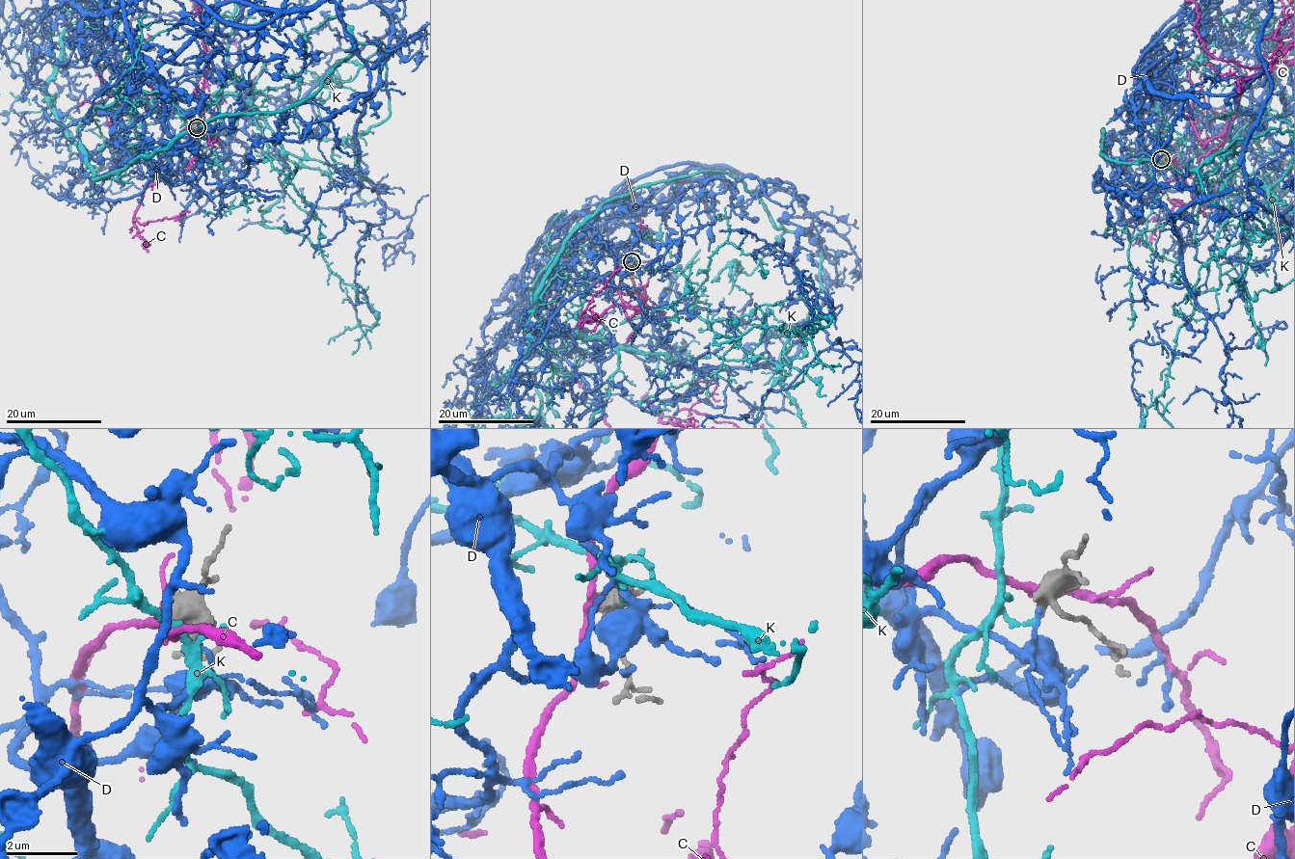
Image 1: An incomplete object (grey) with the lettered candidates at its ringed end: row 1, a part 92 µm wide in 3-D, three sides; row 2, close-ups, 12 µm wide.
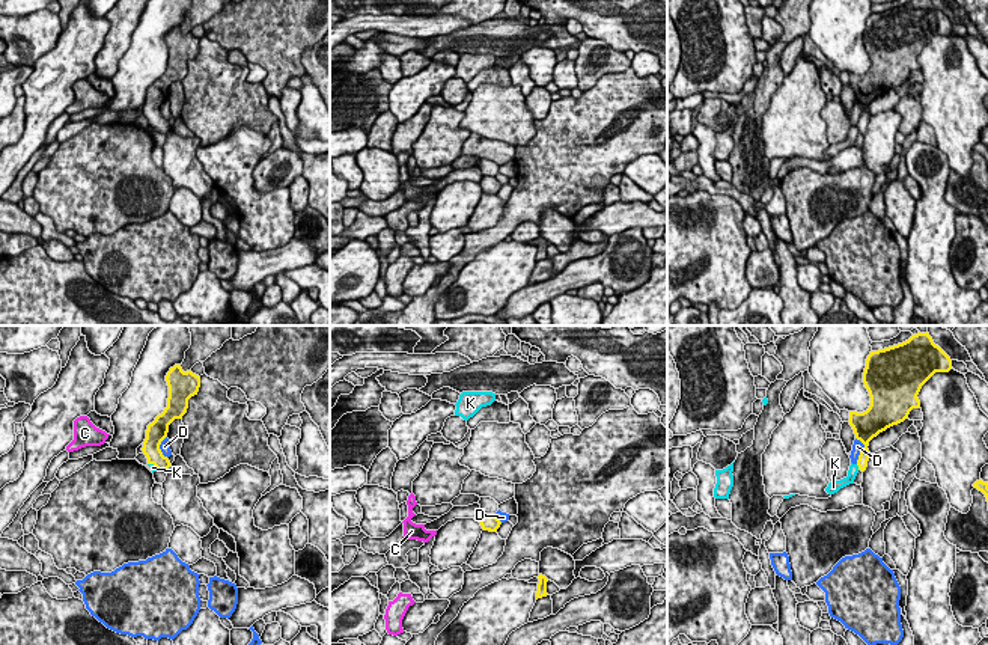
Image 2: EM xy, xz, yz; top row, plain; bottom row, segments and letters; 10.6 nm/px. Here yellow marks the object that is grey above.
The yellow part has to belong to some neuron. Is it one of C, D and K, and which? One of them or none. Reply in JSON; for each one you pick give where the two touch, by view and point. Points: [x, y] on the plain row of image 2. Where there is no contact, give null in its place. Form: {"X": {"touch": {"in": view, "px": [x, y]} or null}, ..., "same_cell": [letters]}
{"same_cell": []}

